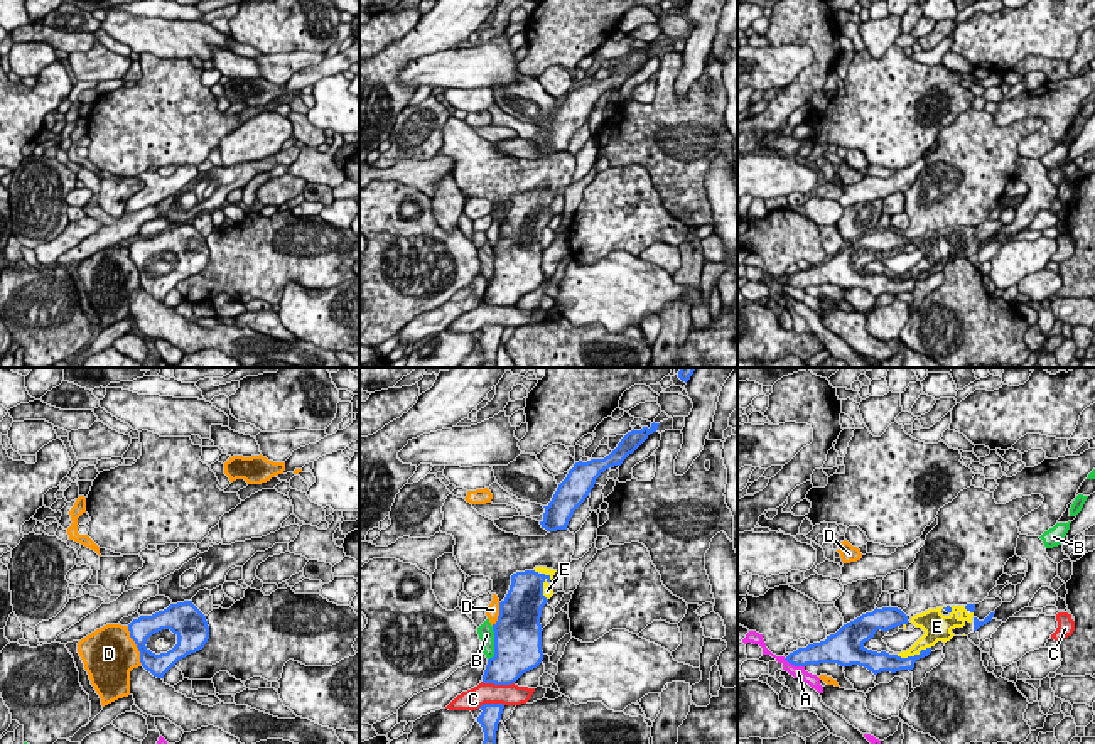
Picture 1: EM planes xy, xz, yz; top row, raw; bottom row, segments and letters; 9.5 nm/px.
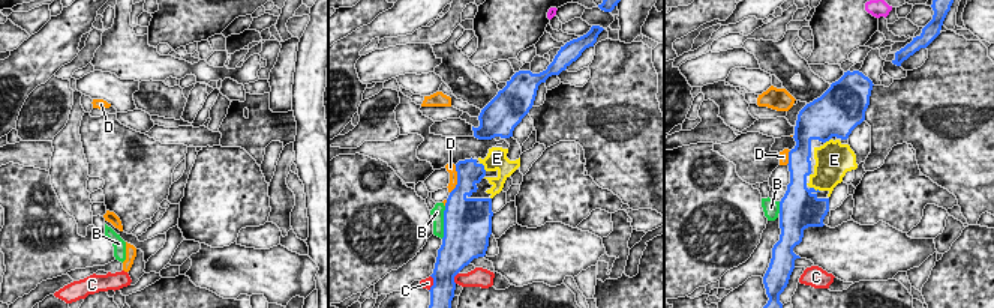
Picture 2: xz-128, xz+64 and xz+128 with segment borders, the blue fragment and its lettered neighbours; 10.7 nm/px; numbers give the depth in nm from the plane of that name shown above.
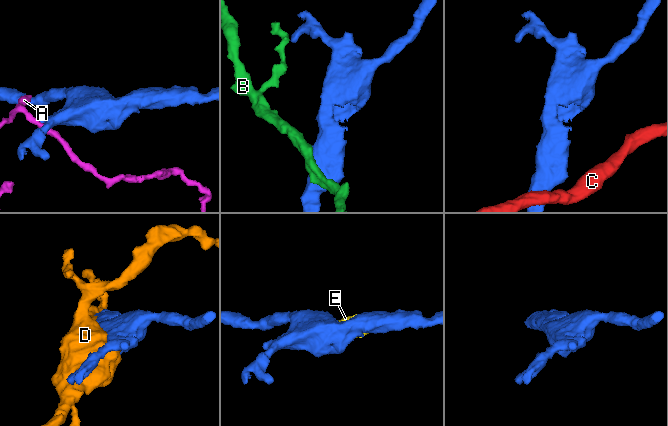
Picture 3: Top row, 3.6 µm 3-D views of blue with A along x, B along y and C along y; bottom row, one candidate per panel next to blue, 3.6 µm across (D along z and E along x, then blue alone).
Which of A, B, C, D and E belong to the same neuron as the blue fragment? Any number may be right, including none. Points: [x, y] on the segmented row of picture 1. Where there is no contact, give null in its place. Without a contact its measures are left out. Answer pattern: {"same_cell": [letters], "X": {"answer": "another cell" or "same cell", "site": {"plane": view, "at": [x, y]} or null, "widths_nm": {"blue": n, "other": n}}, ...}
{"same_cell": ["E"], "A": {"answer": "another cell", "site": {"plane": "yz", "at": [793, 663]}, "widths_nm": {"blue": 200, "other": 130}}, "B": {"answer": "another cell", "site": {"plane": "xz", "at": [495, 643]}, "widths_nm": {"blue": 440, "other": 160}}, "C": {"answer": "another cell", "site": {"plane": "xz", "at": [498, 684]}, "widths_nm": {"blue": 340, "other": 190}}, "D": {"answer": "another cell", "site": {"plane": "xy", "at": [135, 643]}, "widths_nm": {"blue": 220, "other": 480}}, "E": {"answer": "same cell", "site": {"plane": "yz", "at": [915, 655]}, "widths_nm": {"blue": 170, "other": 160}}}

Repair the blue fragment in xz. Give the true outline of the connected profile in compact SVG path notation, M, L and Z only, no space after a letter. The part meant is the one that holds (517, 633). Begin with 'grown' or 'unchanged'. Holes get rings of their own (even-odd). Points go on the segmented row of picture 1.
grown | M535 567L511 575L510 590L499 602L499 616L493 624L494 656L488 660L483 683L511 685L542 663L540 617L553 596L548 582L555 572Z

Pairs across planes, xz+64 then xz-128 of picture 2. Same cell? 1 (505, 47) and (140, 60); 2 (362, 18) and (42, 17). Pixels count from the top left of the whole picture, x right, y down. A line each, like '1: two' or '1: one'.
1: two
2: two

